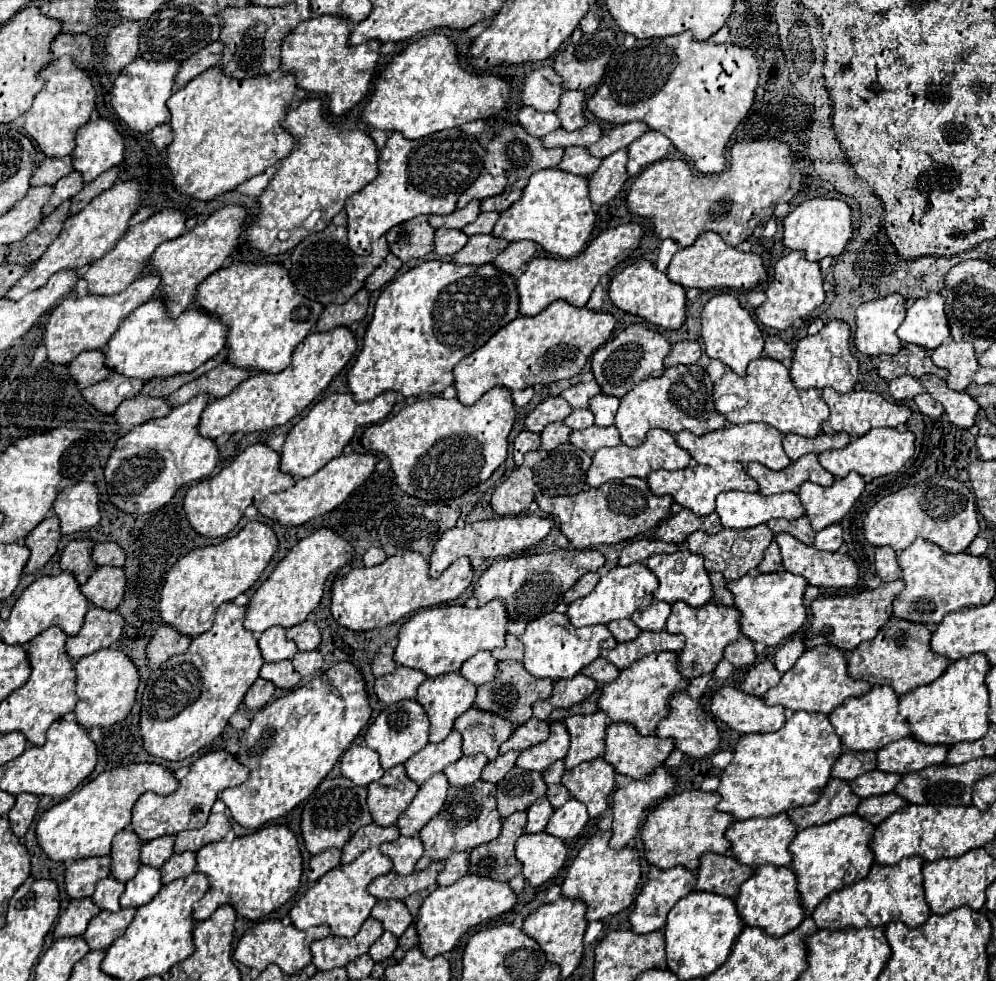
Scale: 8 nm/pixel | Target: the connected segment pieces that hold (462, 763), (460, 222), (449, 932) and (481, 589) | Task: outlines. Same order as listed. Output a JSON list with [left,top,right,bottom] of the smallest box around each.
[[444,755,488,787],[430,201,480,229],[416,875,516,957],[474,549,606,621]]

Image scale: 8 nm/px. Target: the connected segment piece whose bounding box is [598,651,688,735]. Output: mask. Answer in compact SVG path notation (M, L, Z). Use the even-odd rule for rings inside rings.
M674 651L656 653L620 671L620 677L616 681L602 687L604 693L598 701L600 711L604 711L614 723L626 721L636 725L640 735L654 735L658 723L668 717L668 703L672 699L670 695L676 695L688 687L688 681L680 675L680 669L676 667L676 659L678 653Z

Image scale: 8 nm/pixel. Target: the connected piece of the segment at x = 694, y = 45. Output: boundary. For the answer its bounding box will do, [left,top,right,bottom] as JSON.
[588,31,760,173]

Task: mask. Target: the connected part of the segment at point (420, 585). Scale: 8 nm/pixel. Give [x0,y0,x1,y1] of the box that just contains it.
[332,551,474,631]

